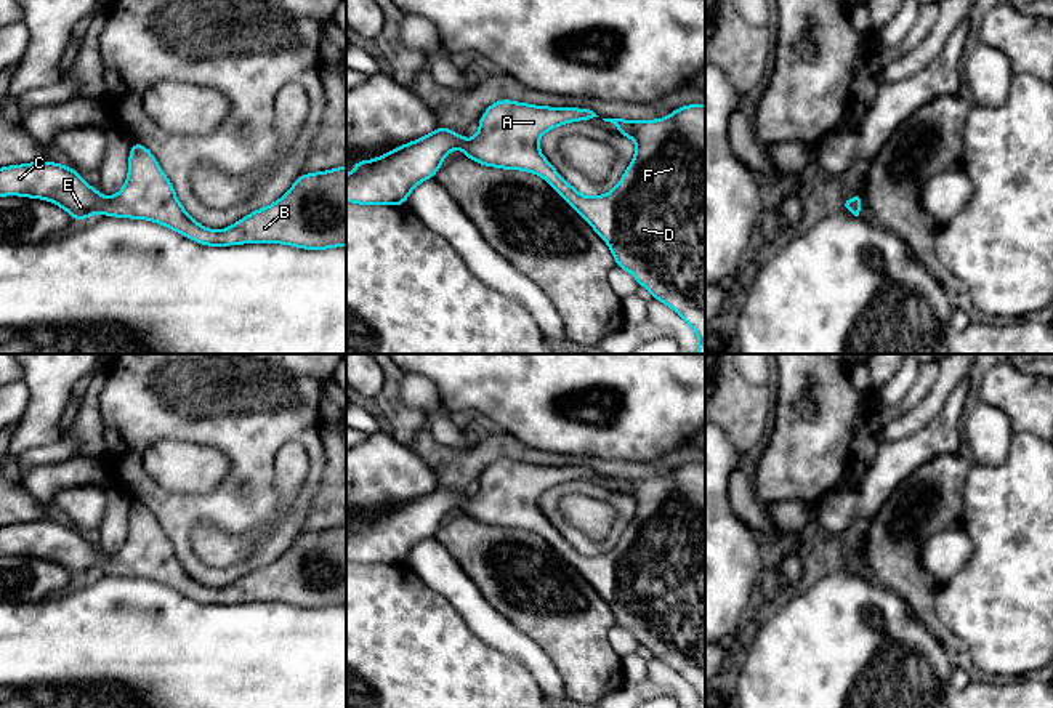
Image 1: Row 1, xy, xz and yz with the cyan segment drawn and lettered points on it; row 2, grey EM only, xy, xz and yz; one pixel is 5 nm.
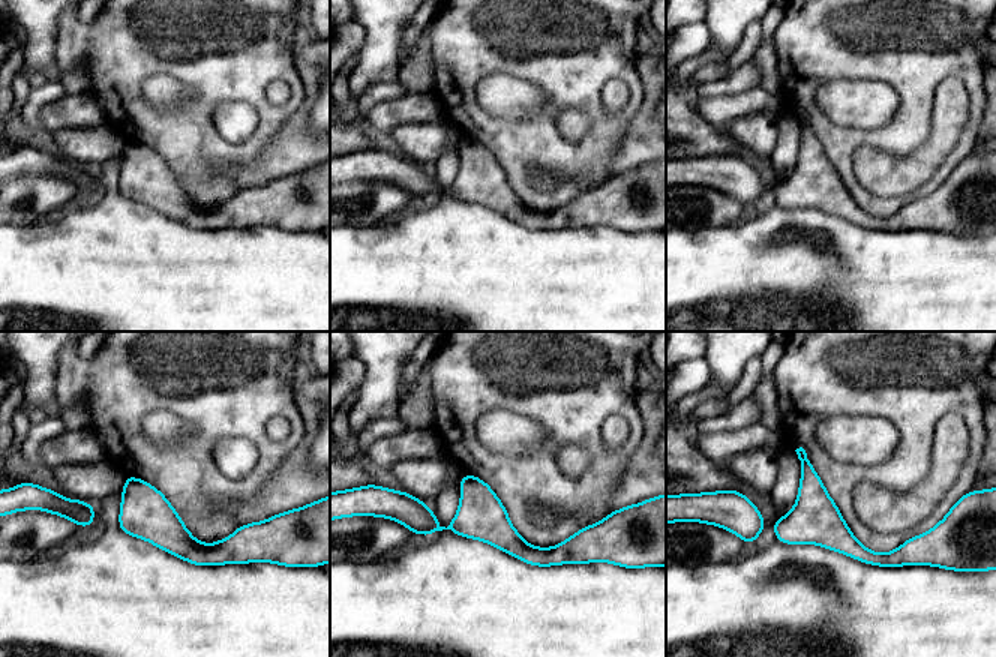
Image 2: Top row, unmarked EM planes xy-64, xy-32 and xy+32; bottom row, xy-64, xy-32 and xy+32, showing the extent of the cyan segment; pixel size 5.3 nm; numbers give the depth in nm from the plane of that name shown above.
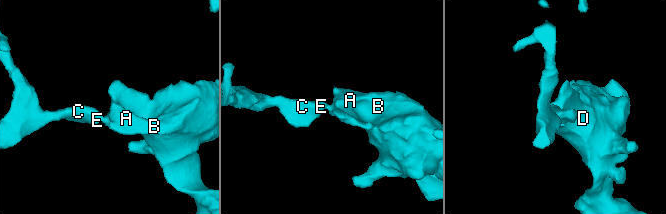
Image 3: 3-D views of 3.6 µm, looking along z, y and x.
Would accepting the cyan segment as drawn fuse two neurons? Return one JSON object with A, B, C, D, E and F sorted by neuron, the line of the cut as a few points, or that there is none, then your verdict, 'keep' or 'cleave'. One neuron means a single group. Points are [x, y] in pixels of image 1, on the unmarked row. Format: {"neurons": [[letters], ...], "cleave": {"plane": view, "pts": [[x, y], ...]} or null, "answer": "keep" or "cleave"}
{"neurons": [["A", "B", "C", "D", "E", "F"]], "cleave": null, "answer": "keep"}

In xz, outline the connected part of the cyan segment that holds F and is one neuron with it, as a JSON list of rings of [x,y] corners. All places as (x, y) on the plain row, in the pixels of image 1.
[[[498,458],[482,471],[478,479],[479,490],[471,498],[465,498],[462,492],[455,492],[447,485],[438,485],[433,492],[394,506],[373,519],[357,517],[354,529],[346,533],[346,559],[356,564],[402,565],[422,540],[434,537],[442,525],[444,516],[457,506],[463,509],[465,516],[484,525],[535,532],[607,602],[615,618],[615,626],[628,630],[639,646],[652,652],[654,658],[672,666],[697,692],[697,708],[705,708],[705,465],[700,461],[688,463],[675,468],[665,477],[656,479],[603,477],[615,484],[615,493],[631,497],[636,501],[636,508],[627,530],[611,551],[585,556],[545,517],[539,508],[539,498],[556,485],[593,476],[598,474],[583,466],[550,466]]]

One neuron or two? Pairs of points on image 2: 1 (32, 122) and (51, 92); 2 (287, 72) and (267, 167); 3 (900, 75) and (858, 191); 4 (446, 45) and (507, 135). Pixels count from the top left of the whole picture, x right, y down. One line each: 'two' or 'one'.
1: one
2: two
3: one
4: one

